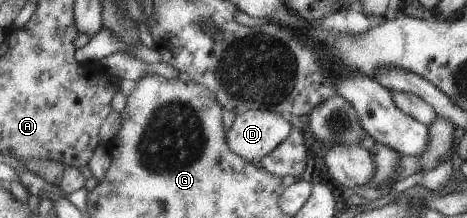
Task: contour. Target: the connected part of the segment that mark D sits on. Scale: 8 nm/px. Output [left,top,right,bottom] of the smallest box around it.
[226,110,293,162]

